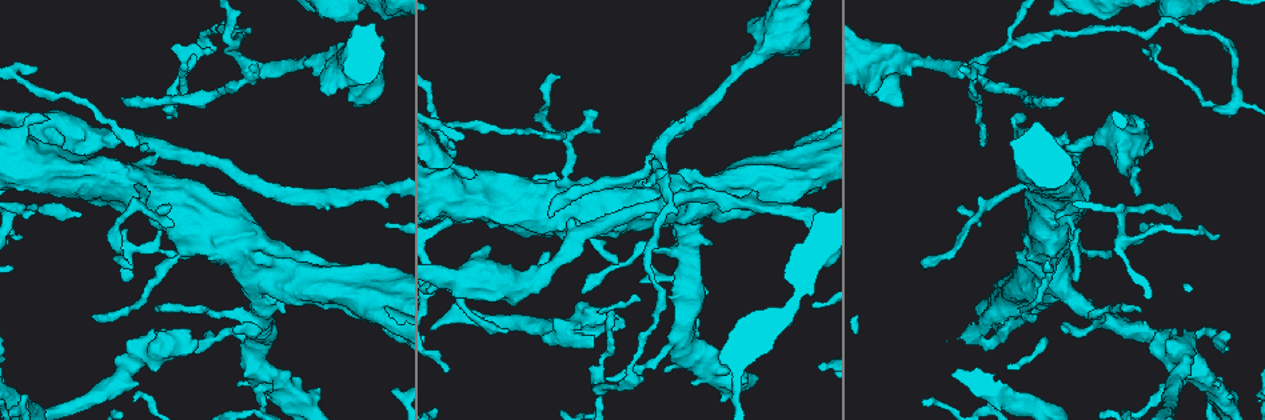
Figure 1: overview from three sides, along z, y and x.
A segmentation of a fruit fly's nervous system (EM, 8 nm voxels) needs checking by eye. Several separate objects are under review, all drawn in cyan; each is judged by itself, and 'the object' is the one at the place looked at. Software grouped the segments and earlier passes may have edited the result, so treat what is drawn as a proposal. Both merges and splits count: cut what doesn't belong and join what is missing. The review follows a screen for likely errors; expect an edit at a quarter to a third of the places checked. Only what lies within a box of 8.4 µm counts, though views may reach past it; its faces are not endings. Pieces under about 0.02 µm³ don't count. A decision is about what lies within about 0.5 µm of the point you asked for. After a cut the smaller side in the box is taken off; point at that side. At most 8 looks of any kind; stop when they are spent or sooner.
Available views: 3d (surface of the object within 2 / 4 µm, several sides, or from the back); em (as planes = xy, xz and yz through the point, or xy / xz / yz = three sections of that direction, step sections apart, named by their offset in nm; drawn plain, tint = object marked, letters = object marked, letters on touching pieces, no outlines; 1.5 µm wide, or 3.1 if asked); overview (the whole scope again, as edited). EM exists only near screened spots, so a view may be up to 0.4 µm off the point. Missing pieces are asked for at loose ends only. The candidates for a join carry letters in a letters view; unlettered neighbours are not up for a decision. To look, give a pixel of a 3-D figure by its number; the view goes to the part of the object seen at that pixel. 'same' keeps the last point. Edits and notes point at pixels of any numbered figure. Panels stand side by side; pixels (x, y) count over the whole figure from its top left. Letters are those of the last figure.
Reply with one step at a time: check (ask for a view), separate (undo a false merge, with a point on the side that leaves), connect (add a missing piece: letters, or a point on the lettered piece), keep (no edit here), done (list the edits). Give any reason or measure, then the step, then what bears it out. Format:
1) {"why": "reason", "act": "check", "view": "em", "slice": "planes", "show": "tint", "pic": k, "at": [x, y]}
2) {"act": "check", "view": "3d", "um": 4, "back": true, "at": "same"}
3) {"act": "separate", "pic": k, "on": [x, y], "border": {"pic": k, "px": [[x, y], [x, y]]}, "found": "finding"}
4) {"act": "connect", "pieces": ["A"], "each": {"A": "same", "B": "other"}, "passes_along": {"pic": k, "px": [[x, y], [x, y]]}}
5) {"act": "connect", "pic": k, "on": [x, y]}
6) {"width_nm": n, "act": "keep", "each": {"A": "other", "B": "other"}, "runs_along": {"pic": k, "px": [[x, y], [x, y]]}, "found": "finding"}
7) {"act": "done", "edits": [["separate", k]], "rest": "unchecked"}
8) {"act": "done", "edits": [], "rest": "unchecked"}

{"why": "branch stops here", "act": "check", "view": "3d", "um": 4, "pic": 1, "at": [164, 328]}

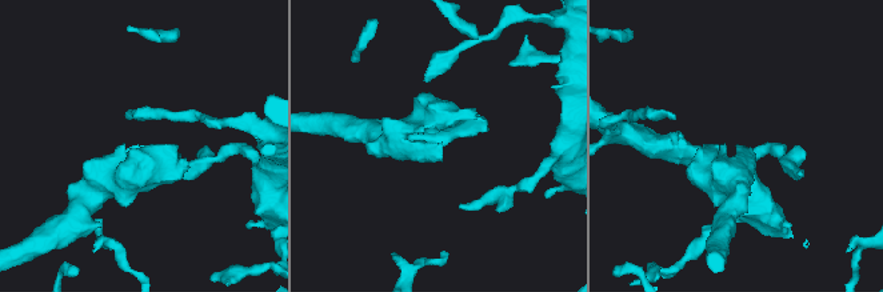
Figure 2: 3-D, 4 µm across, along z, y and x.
{"why": "shape alone is not enough", "act": "check", "view": "em", "slice": "planes", "show": "plain", "pic": 2, "at": [140, 145]}

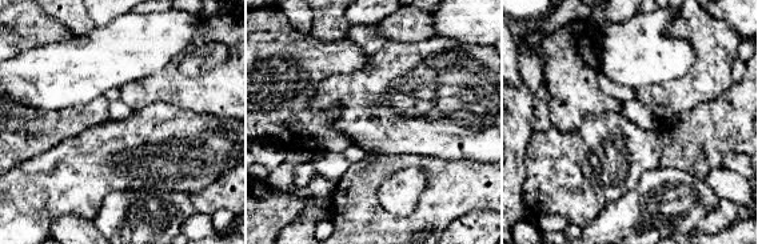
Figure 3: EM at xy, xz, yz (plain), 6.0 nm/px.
{"act": "check", "view": "em", "slice": "planes", "show": "letters", "at": "same"}

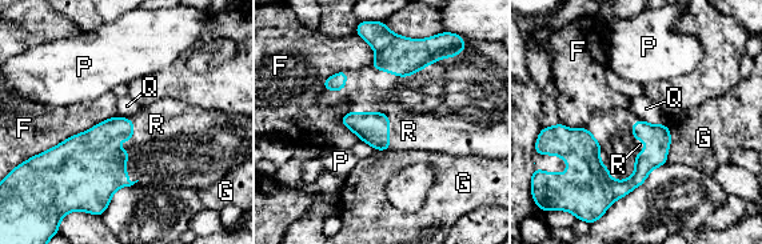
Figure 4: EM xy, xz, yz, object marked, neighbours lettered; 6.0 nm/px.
{"act": "connect", "pieces": ["R"], "each": {"F": "other", "G": "other", "P": "other", "Q": "other", "R": "same"}, "found": "it goes on there"}

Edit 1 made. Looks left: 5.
{"act": "check", "view": "overview"}

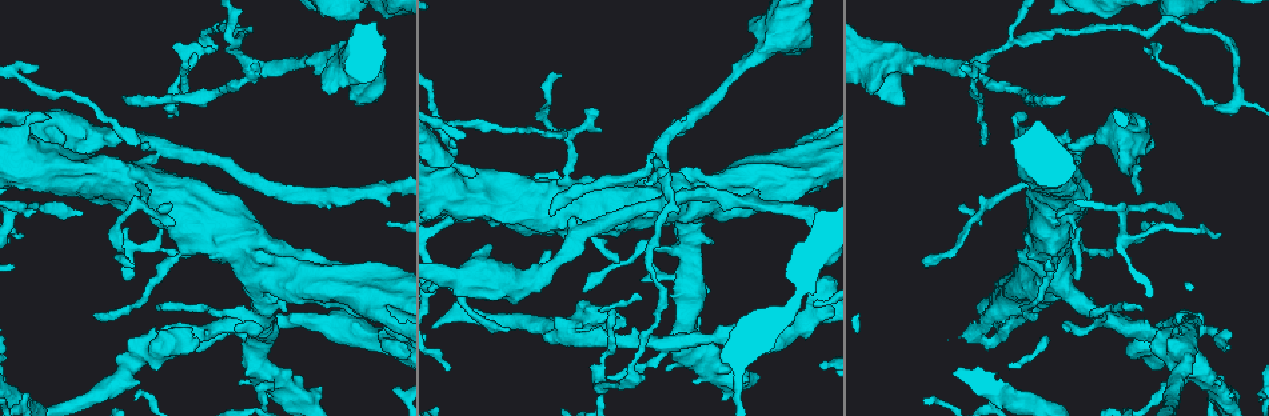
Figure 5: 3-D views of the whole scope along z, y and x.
{"why": "stops while still wide", "act": "check", "view": "em", "slice": "planes", "show": "letters", "pic": 5, "at": [1219, 385]}

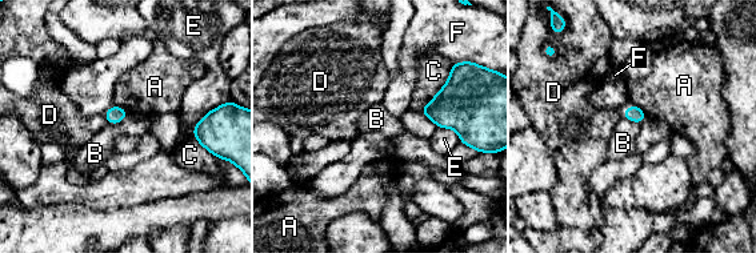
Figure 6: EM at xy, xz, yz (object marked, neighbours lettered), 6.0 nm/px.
{"act": "keep", "each": {"A": "other", "B": "other", "C": "other", "D": "other", "E": "other", "F": "other"}, "border": {"pic": 6, "px": [[130, 113], [120, 121], [108, 124]]}, "found": "none of them fits"}

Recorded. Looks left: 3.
{"why": "calibre changes", "act": "check", "view": "em", "slice": "planes", "show": "tint", "pic": 5, "at": [565, 171]}

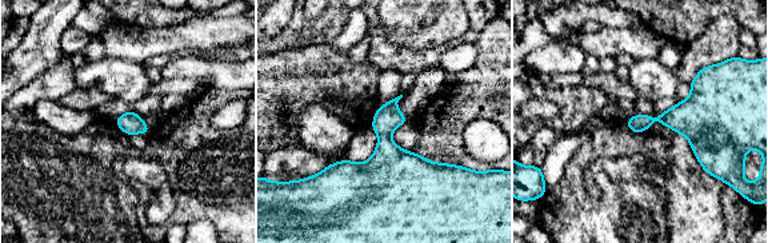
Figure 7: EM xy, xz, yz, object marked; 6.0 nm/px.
{"act": "check", "view": "em", "slice": "planes", "show": "letters", "at": "same"}

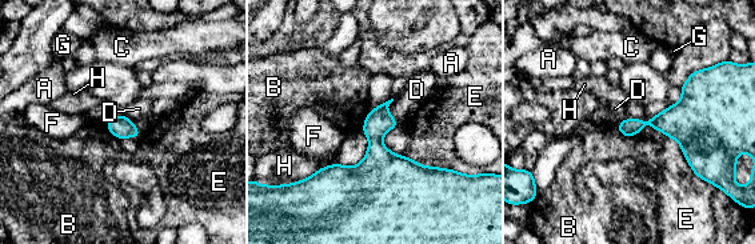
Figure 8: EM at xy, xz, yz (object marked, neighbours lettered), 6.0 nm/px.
{"act": "keep", "each": {"A": "other", "B": "other", "C": "other", "D": "other", "E": "other", "F": "other", "G": "other", "H": "other"}, "border": {"pic": 8, "px": [[616, 126], [624, 136], [640, 132]]}, "found": "one cell here"}

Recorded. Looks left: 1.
{"act": "done", "edits": [["connect", 4]], "rest": "unchecked"}

